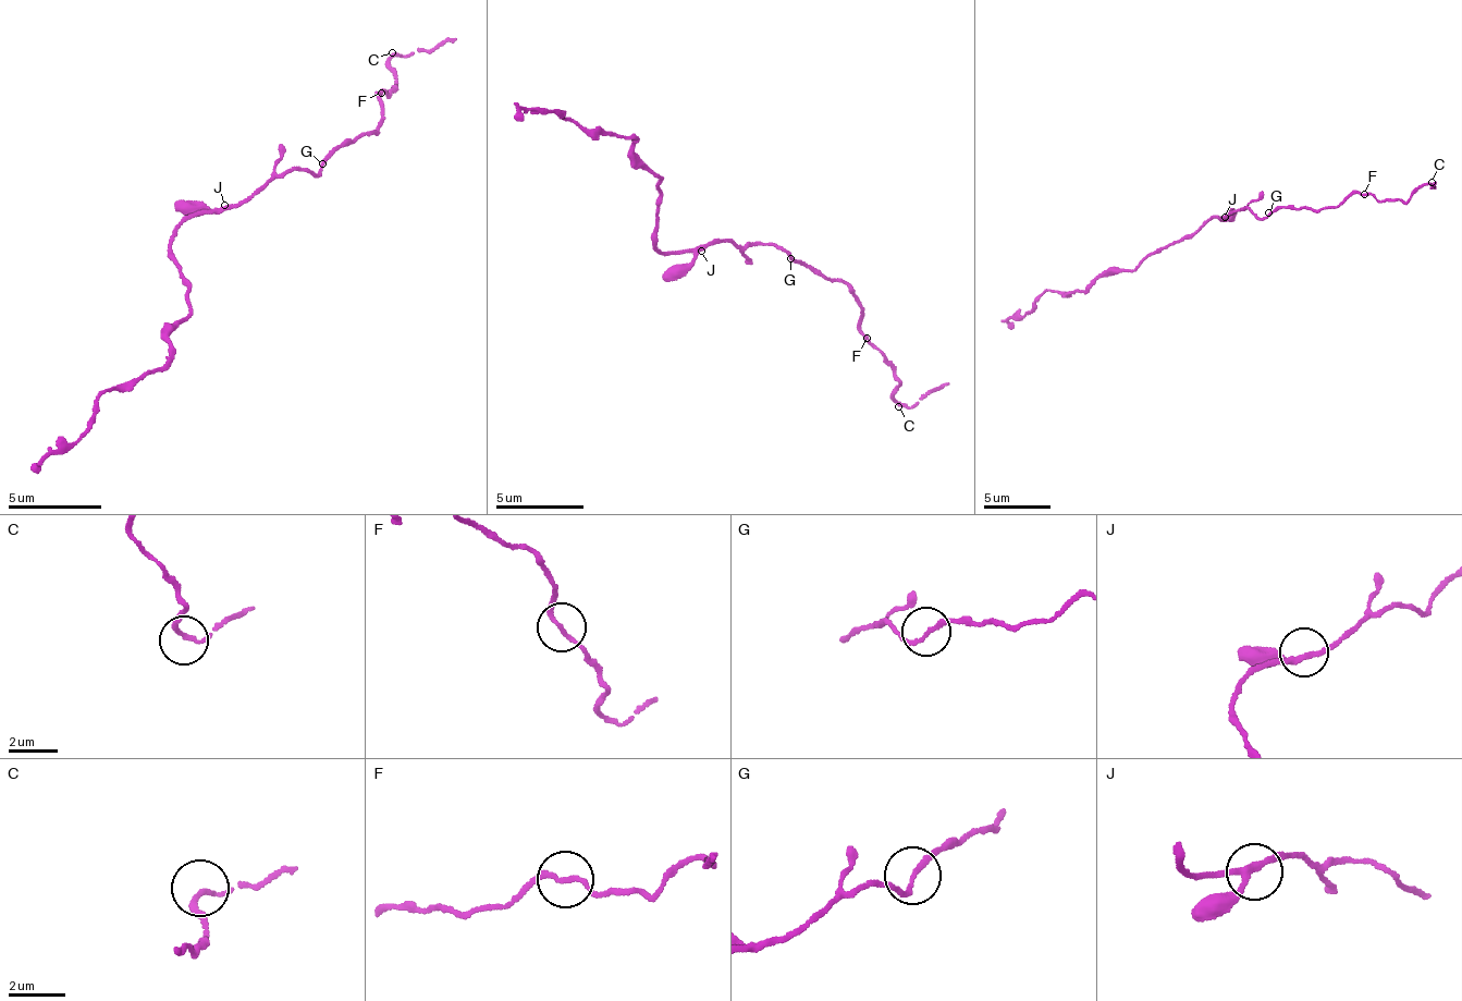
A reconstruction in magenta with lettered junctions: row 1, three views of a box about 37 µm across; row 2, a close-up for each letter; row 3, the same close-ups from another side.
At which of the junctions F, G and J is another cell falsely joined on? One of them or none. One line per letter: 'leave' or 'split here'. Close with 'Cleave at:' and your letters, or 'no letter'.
F: split here
G: leave
J: leave
Cleave at: F

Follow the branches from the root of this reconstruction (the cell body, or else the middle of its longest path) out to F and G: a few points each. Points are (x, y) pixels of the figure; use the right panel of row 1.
F: (1221, 220), (1241, 208), (1262, 219), (1286, 207), (1327, 209), (1355, 193), (1364, 193)
G: (1221, 220), (1241, 208), (1260, 219), (1268, 212)

